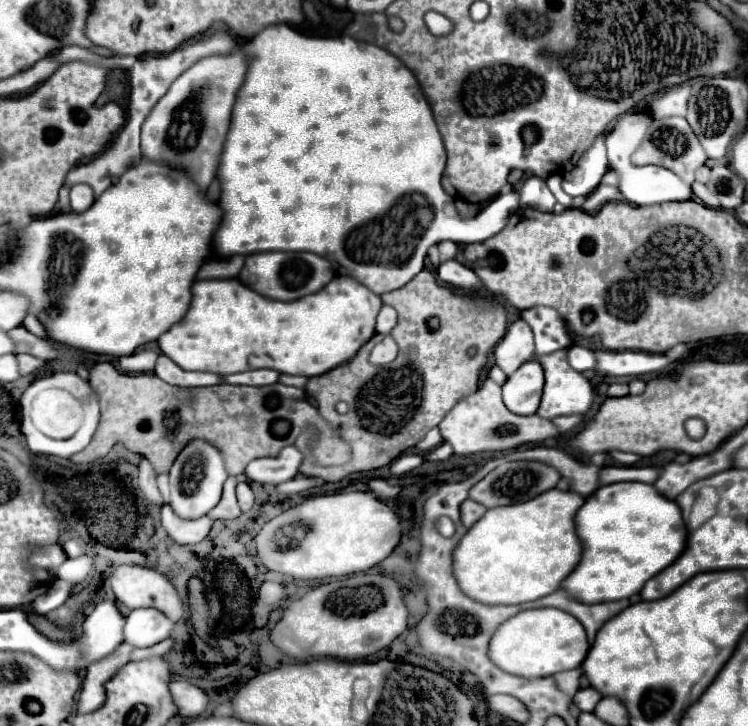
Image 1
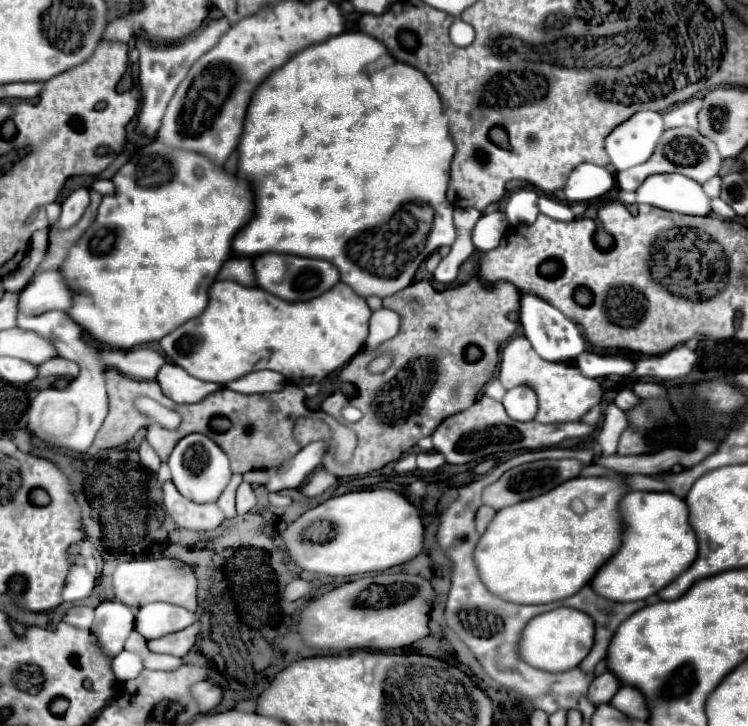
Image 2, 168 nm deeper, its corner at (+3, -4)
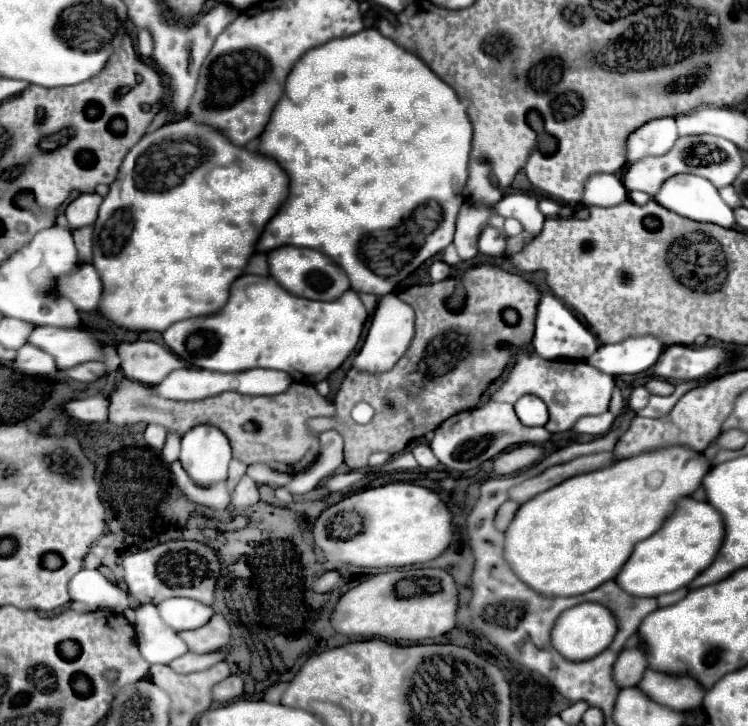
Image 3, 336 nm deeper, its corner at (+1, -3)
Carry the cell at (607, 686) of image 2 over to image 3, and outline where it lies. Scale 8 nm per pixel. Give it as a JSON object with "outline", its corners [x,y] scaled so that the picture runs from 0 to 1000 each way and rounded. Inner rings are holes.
{"outline":[[[848,890],[842,895],[834,895],[818,917],[821,942],[829,950],[840,948],[840,945],[850,945],[856,939],[856,931],[861,928],[861,923],[864,923],[861,898],[853,890]]]}

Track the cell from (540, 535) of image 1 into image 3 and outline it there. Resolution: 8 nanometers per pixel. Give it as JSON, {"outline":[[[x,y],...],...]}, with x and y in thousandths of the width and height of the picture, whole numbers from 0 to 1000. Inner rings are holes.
{"outline":[[[898,614],[826,634],[807,647],[765,656],[754,661],[754,667],[714,683],[690,702],[674,733],[674,771],[693,799],[725,821],[773,821],[789,815],[829,788],[848,752],[885,725],[885,716],[901,702],[904,689],[922,683],[947,647],[949,639],[939,625],[914,614]]]}

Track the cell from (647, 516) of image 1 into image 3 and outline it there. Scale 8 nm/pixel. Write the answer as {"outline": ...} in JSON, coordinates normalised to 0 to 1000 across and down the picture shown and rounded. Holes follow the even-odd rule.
{"outline":[[[914,686],[904,694],[904,705],[893,711],[885,727],[869,741],[850,749],[840,774],[821,796],[834,815],[853,824],[877,824],[890,815],[920,807],[941,782],[947,782],[965,749],[965,713],[947,694],[928,686]]]}

